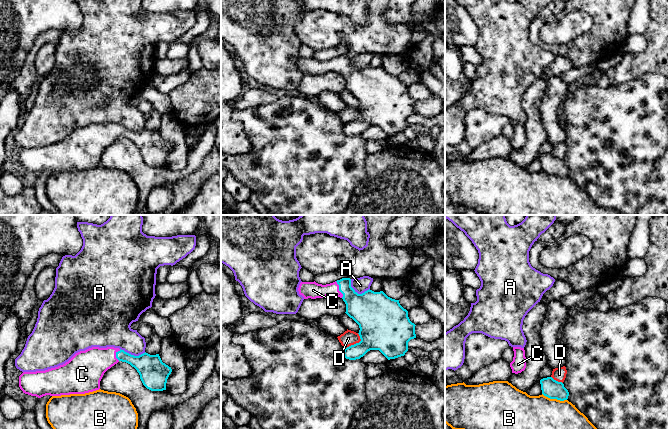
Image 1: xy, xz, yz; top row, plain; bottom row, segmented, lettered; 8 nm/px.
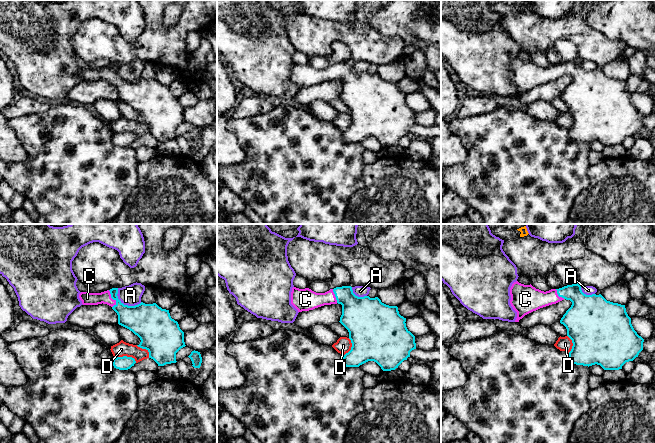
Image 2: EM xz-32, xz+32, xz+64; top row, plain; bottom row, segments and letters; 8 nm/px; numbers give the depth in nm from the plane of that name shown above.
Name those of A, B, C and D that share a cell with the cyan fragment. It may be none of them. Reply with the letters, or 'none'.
C

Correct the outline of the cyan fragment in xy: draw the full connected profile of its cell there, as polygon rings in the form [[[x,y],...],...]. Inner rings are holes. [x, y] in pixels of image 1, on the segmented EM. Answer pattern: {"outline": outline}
{"outline": [[[92,347],[76,353],[68,362],[58,367],[23,372],[19,376],[19,387],[23,393],[38,398],[93,392],[100,389],[104,373],[119,361],[134,367],[147,389],[166,390],[172,369],[162,362],[159,354],[150,355],[145,352],[134,356],[114,347]]]}

